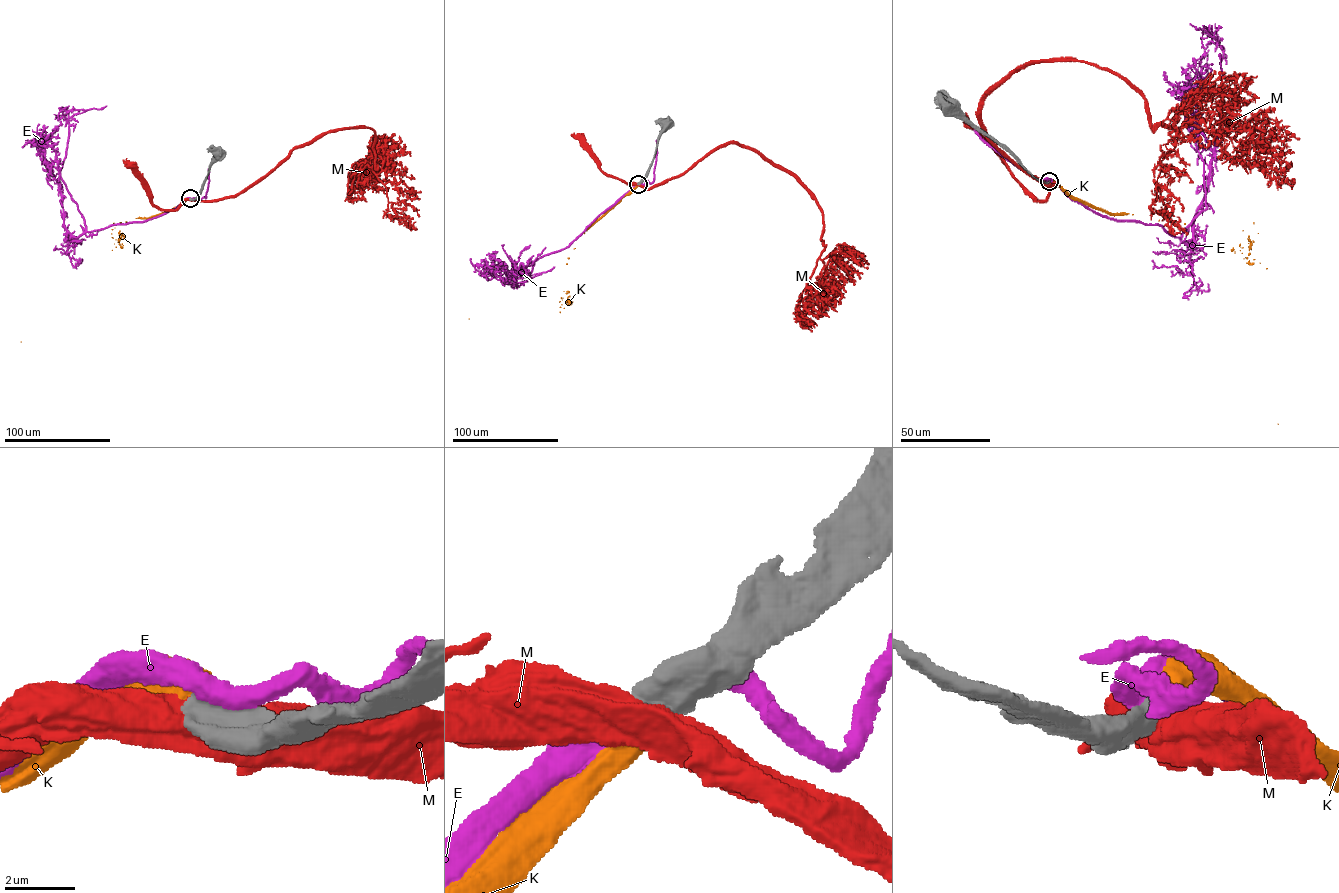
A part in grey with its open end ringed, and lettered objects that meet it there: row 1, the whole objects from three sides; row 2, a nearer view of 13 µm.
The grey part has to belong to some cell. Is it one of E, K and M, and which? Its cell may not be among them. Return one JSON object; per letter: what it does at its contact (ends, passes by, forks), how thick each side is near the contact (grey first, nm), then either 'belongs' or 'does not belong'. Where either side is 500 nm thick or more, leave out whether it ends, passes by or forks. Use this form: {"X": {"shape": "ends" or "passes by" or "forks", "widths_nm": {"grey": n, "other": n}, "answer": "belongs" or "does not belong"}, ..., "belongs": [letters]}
{"E": {"widths_nm": {"grey": 850, "other": 480}, "answer": "does not belong"}, "K": {"widths_nm": {"grey": 700, "other": 600}, "answer": "belongs"}, "M": {"widths_nm": {"grey": 850, "other": 850}, "answer": "does not belong"}, "belongs": ["K"]}

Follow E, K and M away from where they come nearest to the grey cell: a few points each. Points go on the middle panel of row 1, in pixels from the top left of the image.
E: (639, 183), (568, 246), (532, 261), (525, 268), (512, 269), (506, 280), (517, 286), (514, 278), (554, 266)
K: (638, 184), (586, 229), (568, 258), (567, 305), (560, 312), (468, 319)
M: (638, 184), (664, 184), (736, 143), (787, 170), (814, 199), (821, 259), (836, 248), (858, 261), (840, 249)

